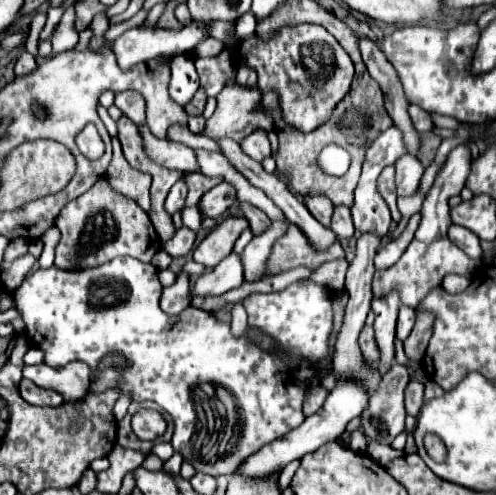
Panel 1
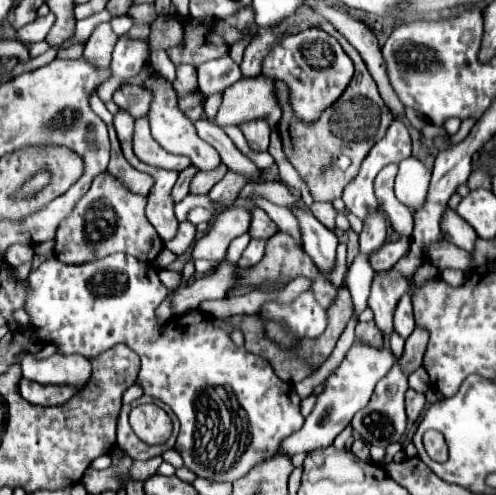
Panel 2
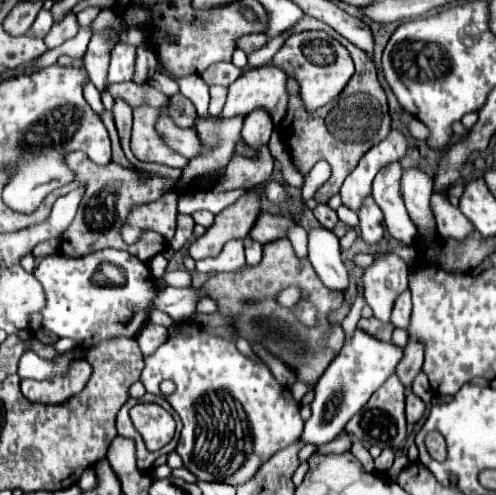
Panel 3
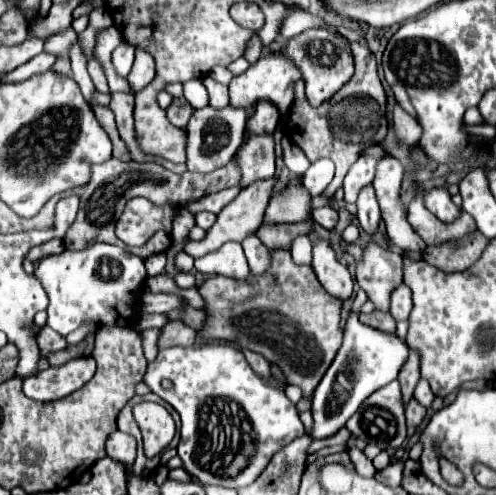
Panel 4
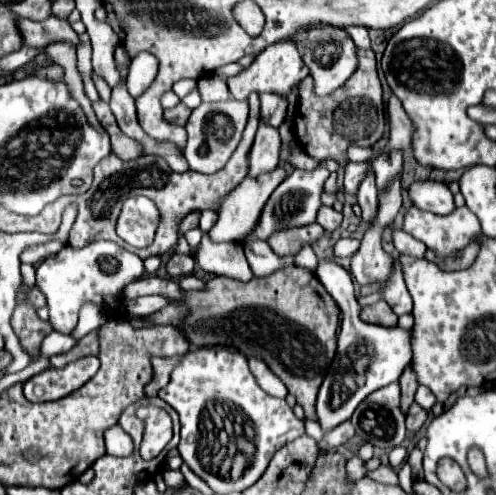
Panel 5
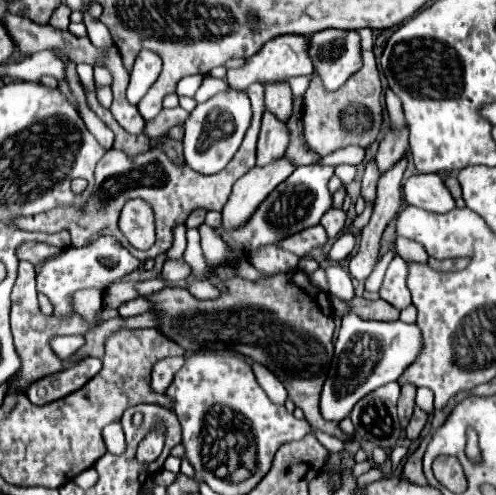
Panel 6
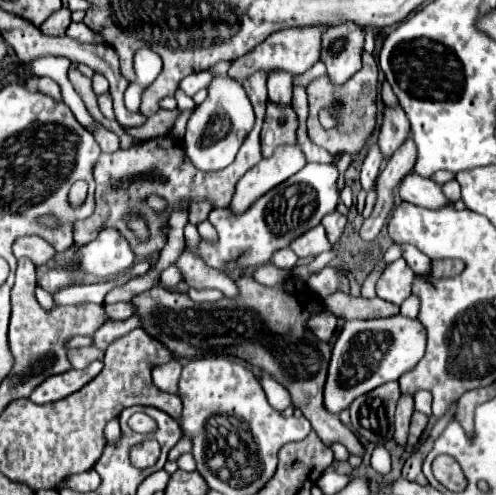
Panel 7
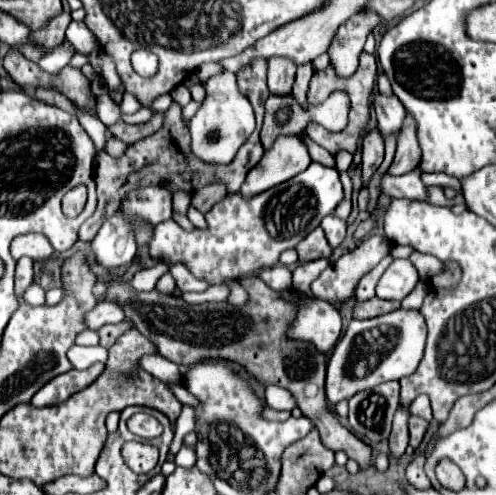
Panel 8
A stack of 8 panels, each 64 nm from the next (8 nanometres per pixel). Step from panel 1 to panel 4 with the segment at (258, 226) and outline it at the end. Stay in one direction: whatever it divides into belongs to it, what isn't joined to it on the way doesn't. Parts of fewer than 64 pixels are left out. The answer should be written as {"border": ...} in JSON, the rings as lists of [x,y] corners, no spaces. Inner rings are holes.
{"border":[[[296,222],[296,224],[262,224],[256,230],[256,236],[266,244],[268,250],[272,248],[290,248],[292,238],[298,234],[308,234],[312,228],[310,222]]]}

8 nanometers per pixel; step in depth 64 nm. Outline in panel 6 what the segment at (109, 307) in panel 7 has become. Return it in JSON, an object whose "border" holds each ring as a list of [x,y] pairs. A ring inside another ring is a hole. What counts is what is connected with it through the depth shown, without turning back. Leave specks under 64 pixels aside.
{"border":[[[138,296],[136,300],[128,300],[124,302],[118,312],[122,318],[130,318],[130,316],[138,316],[138,314],[144,314],[144,312],[150,312],[154,308],[154,304],[150,300],[144,300],[142,296]]]}

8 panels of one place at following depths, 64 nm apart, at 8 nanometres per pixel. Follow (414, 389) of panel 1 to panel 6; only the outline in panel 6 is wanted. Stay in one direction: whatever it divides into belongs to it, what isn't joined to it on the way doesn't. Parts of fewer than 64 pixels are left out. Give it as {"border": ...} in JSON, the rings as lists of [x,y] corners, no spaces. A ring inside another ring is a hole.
{"border":[[[416,406],[416,408],[414,408],[412,418],[410,418],[408,426],[406,426],[406,436],[408,436],[408,438],[412,438],[412,440],[416,440],[416,438],[420,436],[420,432],[422,432],[422,428],[424,428],[426,420],[428,420],[428,414]]]}

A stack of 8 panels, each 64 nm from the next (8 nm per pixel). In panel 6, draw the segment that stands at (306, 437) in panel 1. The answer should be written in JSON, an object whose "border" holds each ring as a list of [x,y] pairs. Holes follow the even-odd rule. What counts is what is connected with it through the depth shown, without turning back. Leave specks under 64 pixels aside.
{"border":[[[326,266],[326,278],[328,278],[328,294],[336,296],[342,302],[350,302],[354,298],[354,286],[352,286],[352,278],[350,274],[336,266]],[[354,312],[344,314],[342,326],[340,326],[340,332],[336,338],[336,354],[332,360],[332,368],[328,372],[328,378],[324,382],[324,390],[320,396],[322,418],[328,422],[340,422],[340,420],[348,418],[358,400],[362,400],[366,394],[370,394],[372,390],[376,390],[384,384],[396,382],[402,376],[402,372],[408,368],[408,364],[412,364],[412,360],[416,360],[416,352],[420,352],[420,330],[416,328],[416,324],[404,324],[400,320],[396,320],[396,322],[364,322]]]}

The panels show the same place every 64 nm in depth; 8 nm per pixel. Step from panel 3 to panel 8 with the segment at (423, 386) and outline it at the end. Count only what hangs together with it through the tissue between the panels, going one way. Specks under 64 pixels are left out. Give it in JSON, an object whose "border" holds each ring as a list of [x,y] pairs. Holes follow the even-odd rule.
{"border":[[[420,394],[412,404],[410,404],[410,414],[422,416],[426,420],[432,420],[432,410],[430,410],[430,398],[426,394]]]}

